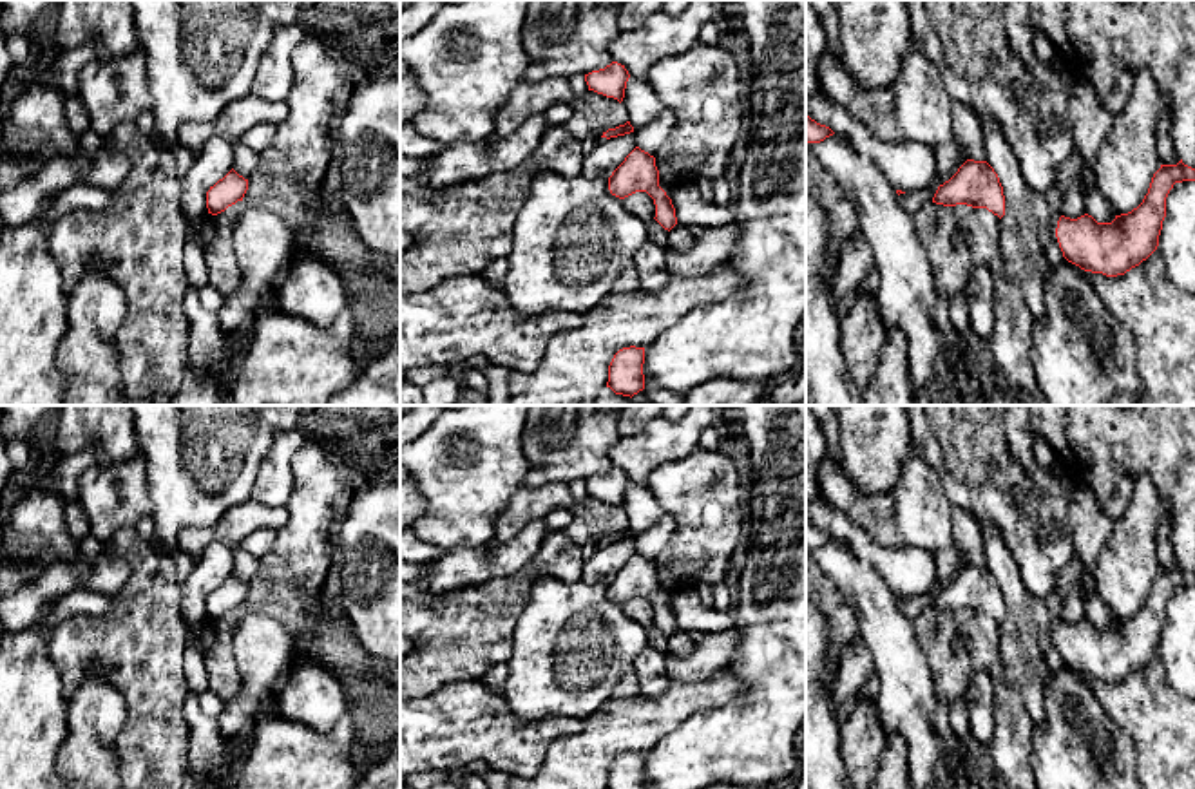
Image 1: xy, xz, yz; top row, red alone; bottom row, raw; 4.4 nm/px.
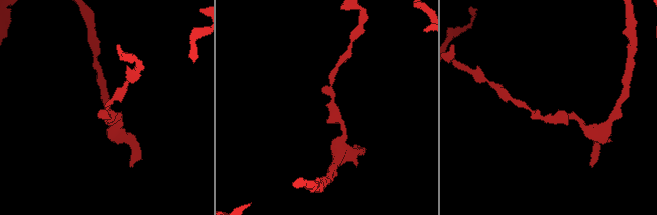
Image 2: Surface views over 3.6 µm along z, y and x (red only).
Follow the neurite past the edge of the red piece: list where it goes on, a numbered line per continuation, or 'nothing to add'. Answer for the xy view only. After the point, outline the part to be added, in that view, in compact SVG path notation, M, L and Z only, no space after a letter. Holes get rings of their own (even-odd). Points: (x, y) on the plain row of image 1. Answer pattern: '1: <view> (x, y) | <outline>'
nothing to add

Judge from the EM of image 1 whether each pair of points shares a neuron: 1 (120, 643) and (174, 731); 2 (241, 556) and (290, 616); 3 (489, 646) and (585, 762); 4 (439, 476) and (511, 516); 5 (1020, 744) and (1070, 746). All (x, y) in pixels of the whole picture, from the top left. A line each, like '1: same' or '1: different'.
1: same
2: different
3: different
4: different
5: different

